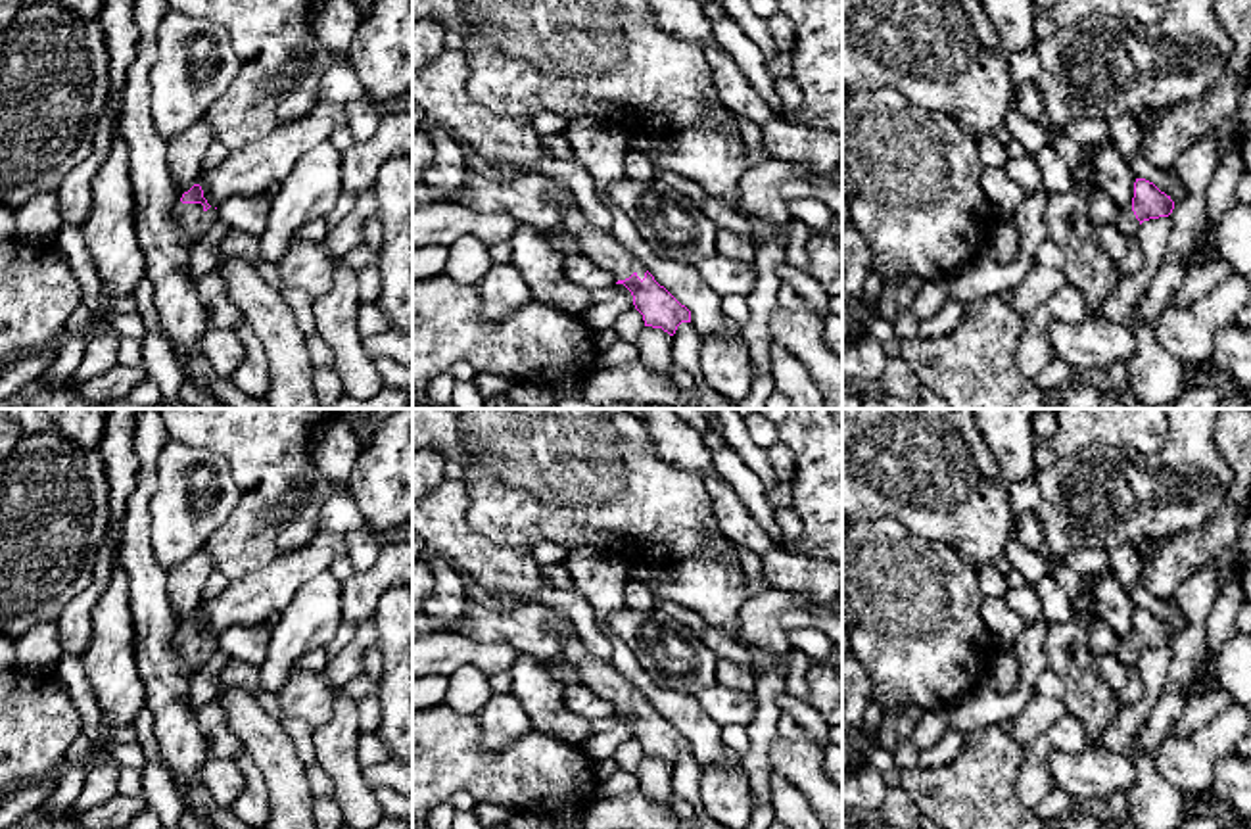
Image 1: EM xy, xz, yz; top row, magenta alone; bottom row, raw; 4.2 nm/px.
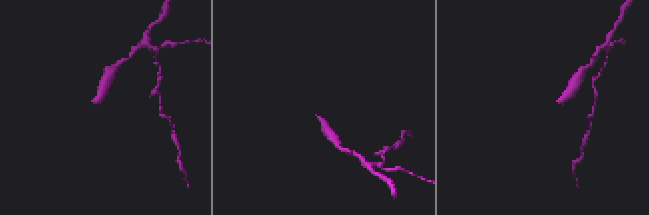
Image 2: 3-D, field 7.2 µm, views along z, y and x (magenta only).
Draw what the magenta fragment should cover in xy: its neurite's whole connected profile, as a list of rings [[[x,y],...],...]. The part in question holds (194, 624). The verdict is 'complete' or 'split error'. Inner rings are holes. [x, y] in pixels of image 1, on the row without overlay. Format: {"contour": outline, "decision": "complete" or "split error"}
{"contour": [[[200,614],[182,624],[175,641],[177,652],[190,672],[200,670],[217,651],[217,639],[207,633]]], "decision": "split error"}

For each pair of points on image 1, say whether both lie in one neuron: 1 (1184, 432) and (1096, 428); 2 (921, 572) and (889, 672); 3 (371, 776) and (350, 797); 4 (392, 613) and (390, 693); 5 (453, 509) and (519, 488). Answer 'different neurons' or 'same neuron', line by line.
1: different neurons
2: same neuron
3: different neurons
4: same neuron
5: different neurons

